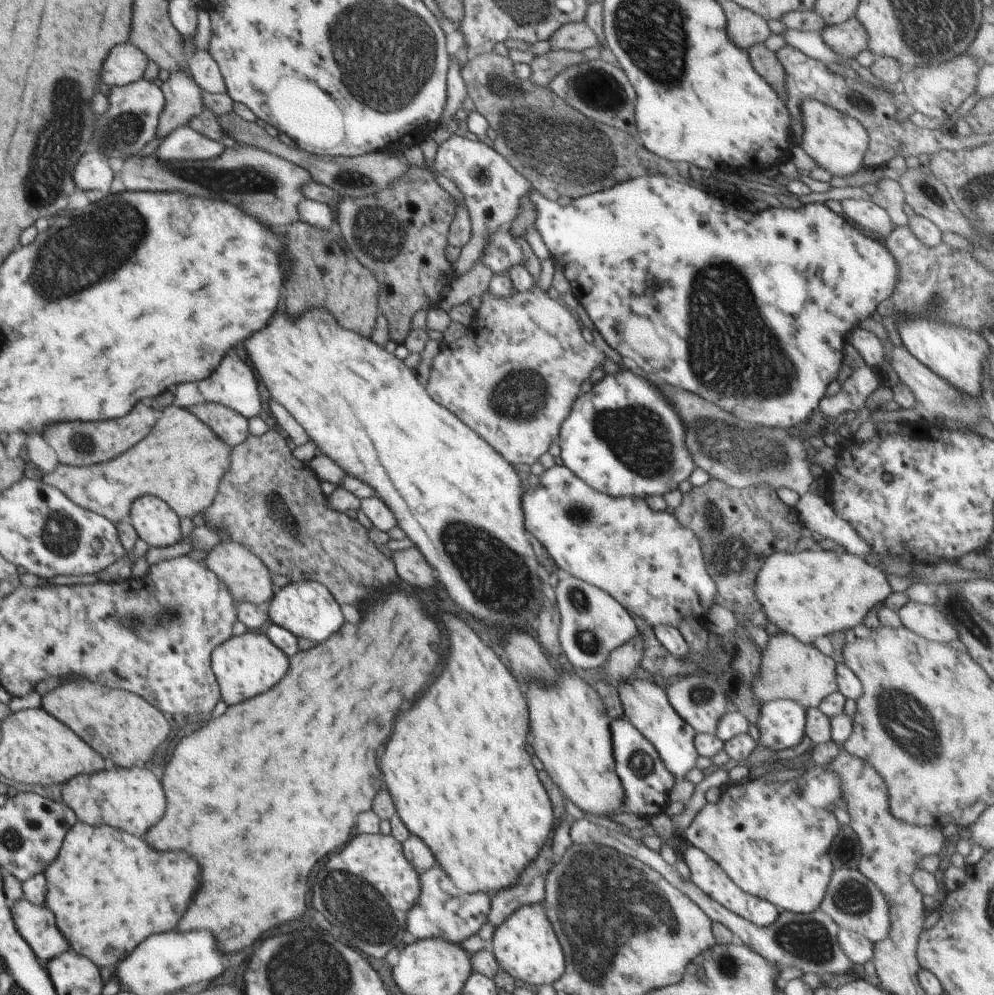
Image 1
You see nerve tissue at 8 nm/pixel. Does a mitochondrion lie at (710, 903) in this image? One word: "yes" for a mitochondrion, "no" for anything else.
no

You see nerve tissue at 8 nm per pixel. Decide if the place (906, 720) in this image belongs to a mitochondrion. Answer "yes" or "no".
yes

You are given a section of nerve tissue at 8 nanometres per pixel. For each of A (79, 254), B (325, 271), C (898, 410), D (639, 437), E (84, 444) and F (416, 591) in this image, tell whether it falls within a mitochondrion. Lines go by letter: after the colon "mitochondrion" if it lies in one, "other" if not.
A: mitochondrion
B: other
C: other
D: mitochondrion
E: mitochondrion
F: other

